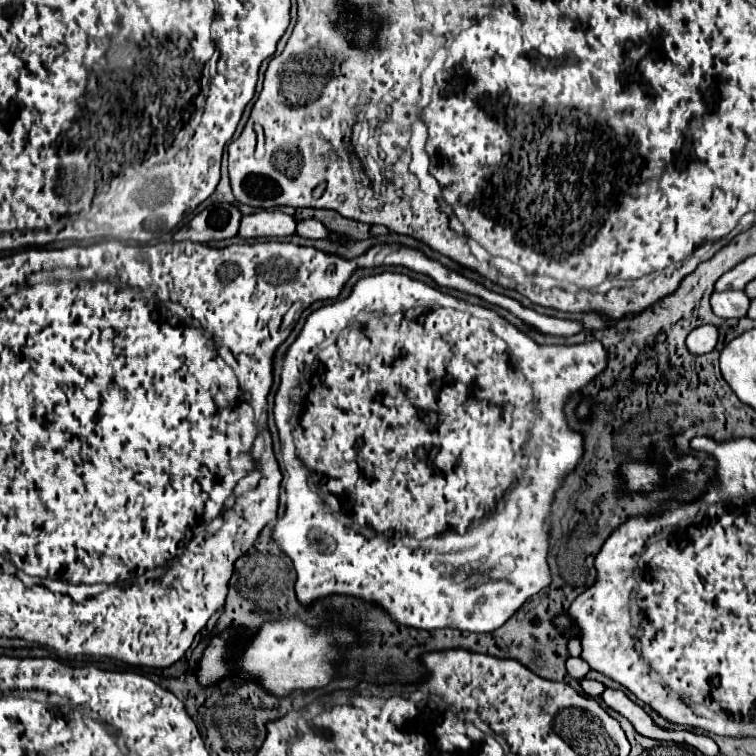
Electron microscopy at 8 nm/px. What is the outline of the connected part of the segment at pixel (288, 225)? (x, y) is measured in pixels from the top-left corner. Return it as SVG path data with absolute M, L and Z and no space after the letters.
M257 211L245 215L239 225L239 237L289 237L295 233L295 219L281 211Z

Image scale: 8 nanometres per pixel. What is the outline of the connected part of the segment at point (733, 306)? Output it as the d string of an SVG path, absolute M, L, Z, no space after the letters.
M723 291L711 295L711 309L715 315L729 319L729 317L745 317L749 297L743 291Z

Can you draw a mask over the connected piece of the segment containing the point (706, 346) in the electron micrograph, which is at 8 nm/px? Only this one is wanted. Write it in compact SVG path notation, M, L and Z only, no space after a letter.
M713 325L697 327L687 335L687 349L691 355L703 355L707 351L713 351L715 343L717 343L717 327Z

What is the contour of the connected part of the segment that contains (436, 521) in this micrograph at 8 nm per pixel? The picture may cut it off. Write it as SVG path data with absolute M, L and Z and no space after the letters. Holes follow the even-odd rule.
M383 271L383 273L377 273L377 275L365 275L361 277L353 289L351 289L351 295L345 297L343 301L339 303L329 303L329 305L323 305L319 307L317 311L313 311L303 326L303 329L299 333L299 336L295 340L295 343L287 349L285 353L285 361L283 361L283 371L281 371L281 385L279 385L279 391L275 395L274 404L274 419L275 424L278 428L281 445L283 445L283 487L285 487L285 493L287 493L287 509L285 509L285 515L277 521L277 525L273 527L273 535L271 539L277 543L279 551L283 551L291 561L293 561L293 567L297 571L297 585L295 585L295 593L297 593L297 599L301 605L309 607L313 605L315 601L319 599L325 599L325 597L331 597L331 595L343 595L343 597L353 597L353 599L361 599L361 601L367 601L367 603L375 603L379 605L393 623L397 625L403 625L403 627L413 627L413 629L445 629L445 627L451 627L451 629L459 629L459 631L471 631L471 633L489 633L489 631L495 631L497 627L501 627L531 595L539 593L541 589L549 587L551 585L551 571L549 571L549 565L547 565L547 545L549 545L549 515L551 515L551 505L553 505L553 499L555 499L555 493L559 491L559 487L563 485L563 479L575 471L575 467L579 465L579 461L583 459L583 453L585 453L585 437L583 433L575 431L569 427L567 423L567 417L565 417L565 405L567 401L571 399L571 395L575 395L577 391L581 391L583 387L587 387L599 373L603 373L607 369L607 361L609 361L609 351L603 347L601 341L589 341L589 343L579 343L579 345L539 345L535 343L525 331L517 329L515 325L511 325L507 319L499 317L497 311L489 309L489 307L481 307L481 305L471 305L467 301L459 301L459 309L455 309L455 299L451 295L445 295L443 291L439 291L437 287L431 287L423 281L417 281L417 279L411 279L409 275L403 275L403 273L393 273L393 271ZM511 359L515 361L515 365L525 373L525 377L531 381L523 381L523 375L519 369L515 369L515 365L511 365ZM531 387L533 387L533 393L535 393L535 405L537 405L537 419L535 419L535 405L531 405ZM469 395L469 407L467 409L456 409L458 399L463 399ZM531 433L533 437L537 439L537 447L539 447L539 455L533 455L533 439L531 439ZM311 529L319 529L321 533L325 533L331 543L323 545L321 541L313 541L309 537Z

